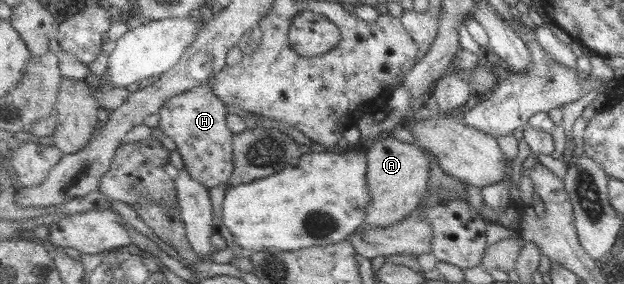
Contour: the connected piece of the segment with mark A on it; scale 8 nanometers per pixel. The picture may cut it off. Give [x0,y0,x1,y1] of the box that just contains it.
[366,134,430,227]

